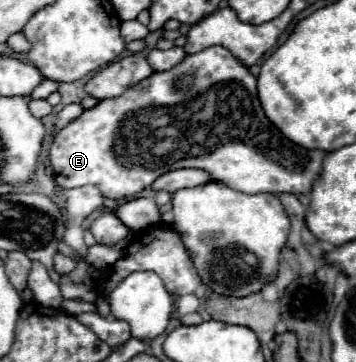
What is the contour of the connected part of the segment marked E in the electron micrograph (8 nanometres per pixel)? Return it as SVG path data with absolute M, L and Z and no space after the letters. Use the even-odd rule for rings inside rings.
M208 47L200 53L186 55L182 63L168 71L152 73L142 83L126 89L120 97L102 99L96 107L86 109L78 119L60 129L50 147L52 169L56 175L64 177L56 179L60 187L68 189L92 183L102 189L104 197L112 199L136 195L148 189L160 175L184 167L204 169L212 175L214 181L226 183L228 187L234 187L242 193L308 195L322 173L324 157L324 151L308 151L288 141L266 119L256 93L256 77L224 47ZM180 75L194 75L192 87L184 93L174 89L174 79Z

